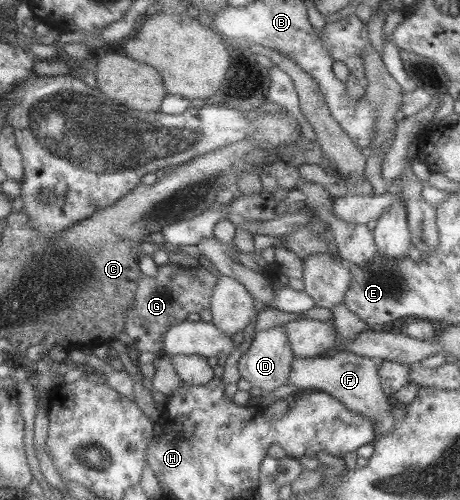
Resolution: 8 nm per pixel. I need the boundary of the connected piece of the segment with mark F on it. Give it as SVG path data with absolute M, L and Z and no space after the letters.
M338 352L330 355L326 353L318 357L310 358L293 358L290 363L289 375L287 375L287 384L293 384L298 389L298 393L302 389L313 388L313 390L323 391L340 403L343 403L349 411L363 415L365 419L369 419L373 423L373 439L375 441L379 435L391 433L395 418L389 416L389 408L391 407L388 397L381 390L379 384L378 361L363 356L356 356L349 352Z

